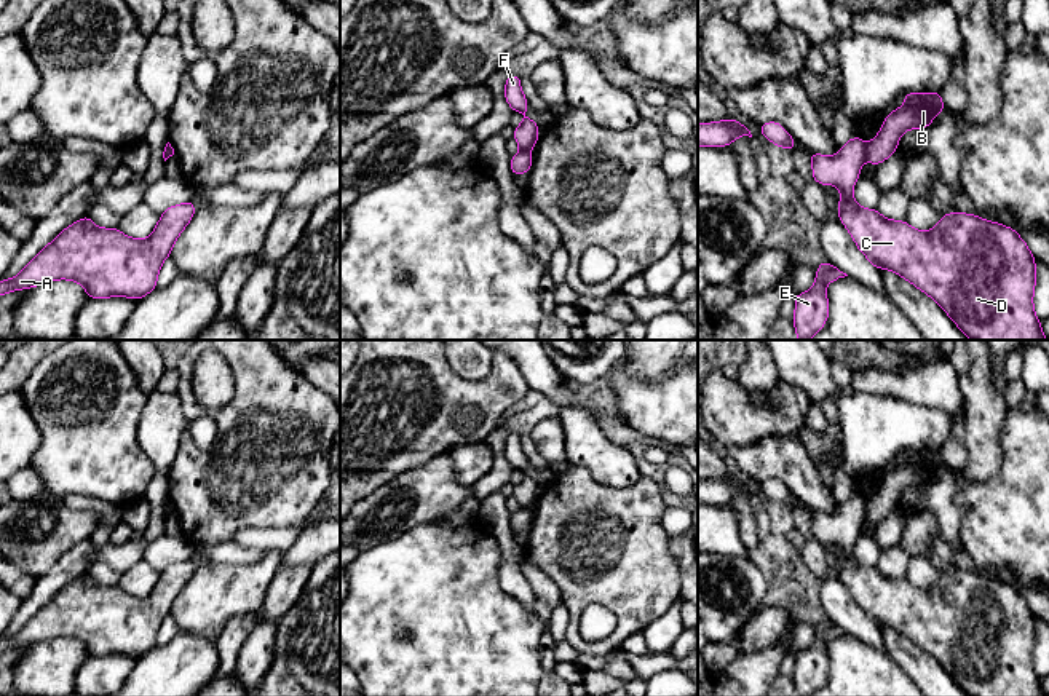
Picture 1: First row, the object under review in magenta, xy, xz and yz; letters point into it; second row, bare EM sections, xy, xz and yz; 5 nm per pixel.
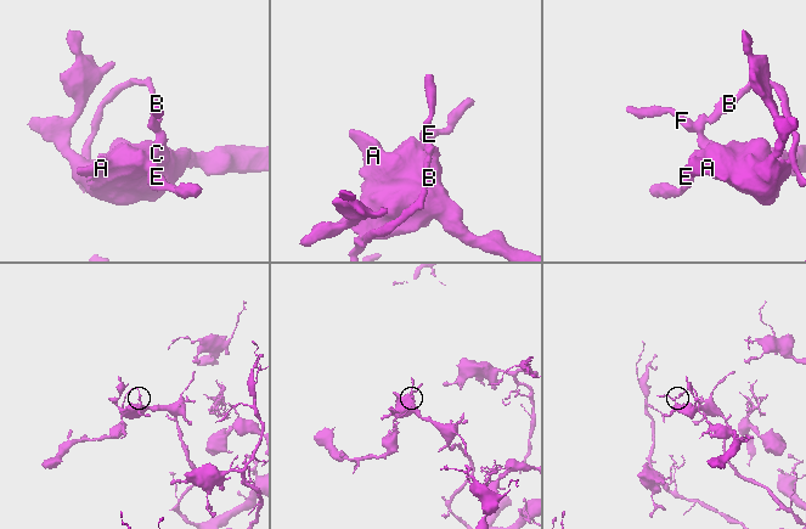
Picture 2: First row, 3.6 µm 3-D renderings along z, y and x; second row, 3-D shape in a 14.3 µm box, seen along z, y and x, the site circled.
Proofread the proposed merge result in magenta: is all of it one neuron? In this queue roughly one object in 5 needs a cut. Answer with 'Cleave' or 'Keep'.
Cleave

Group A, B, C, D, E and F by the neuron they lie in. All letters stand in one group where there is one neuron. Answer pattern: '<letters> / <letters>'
A C D E F / B

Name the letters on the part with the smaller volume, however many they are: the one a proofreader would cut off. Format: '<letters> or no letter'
B

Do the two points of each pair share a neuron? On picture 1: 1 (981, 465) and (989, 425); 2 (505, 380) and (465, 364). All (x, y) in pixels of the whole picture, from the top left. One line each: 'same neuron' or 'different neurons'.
1: same neuron
2: different neurons

